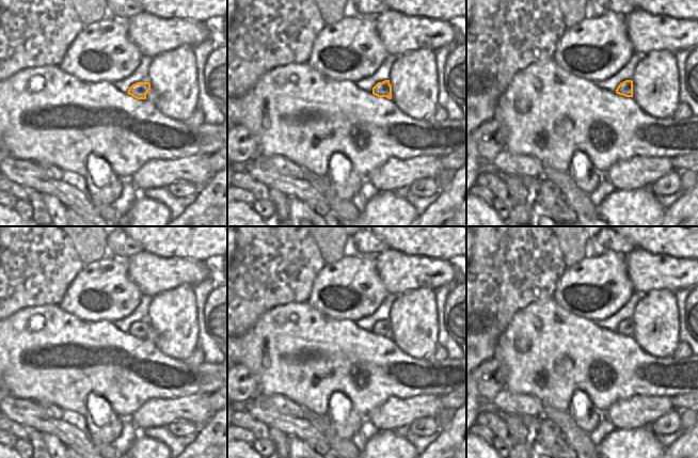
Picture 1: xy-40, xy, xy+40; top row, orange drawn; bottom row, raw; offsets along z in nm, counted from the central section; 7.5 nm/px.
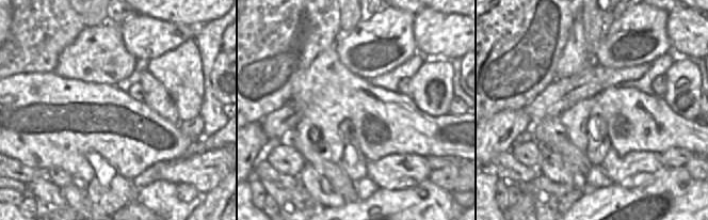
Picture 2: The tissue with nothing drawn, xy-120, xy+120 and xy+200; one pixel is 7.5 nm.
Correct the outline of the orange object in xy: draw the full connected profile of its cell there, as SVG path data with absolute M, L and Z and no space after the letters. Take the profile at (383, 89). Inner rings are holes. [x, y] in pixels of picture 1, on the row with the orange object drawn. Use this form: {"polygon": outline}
{"polygon": "M390 80L378 82L372 88L372 94L378 97L386 97L388 99L392 99L392 85L390 83Z"}

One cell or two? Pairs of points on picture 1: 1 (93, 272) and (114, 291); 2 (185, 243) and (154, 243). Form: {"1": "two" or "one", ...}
{"1": "one", "2": "one"}

